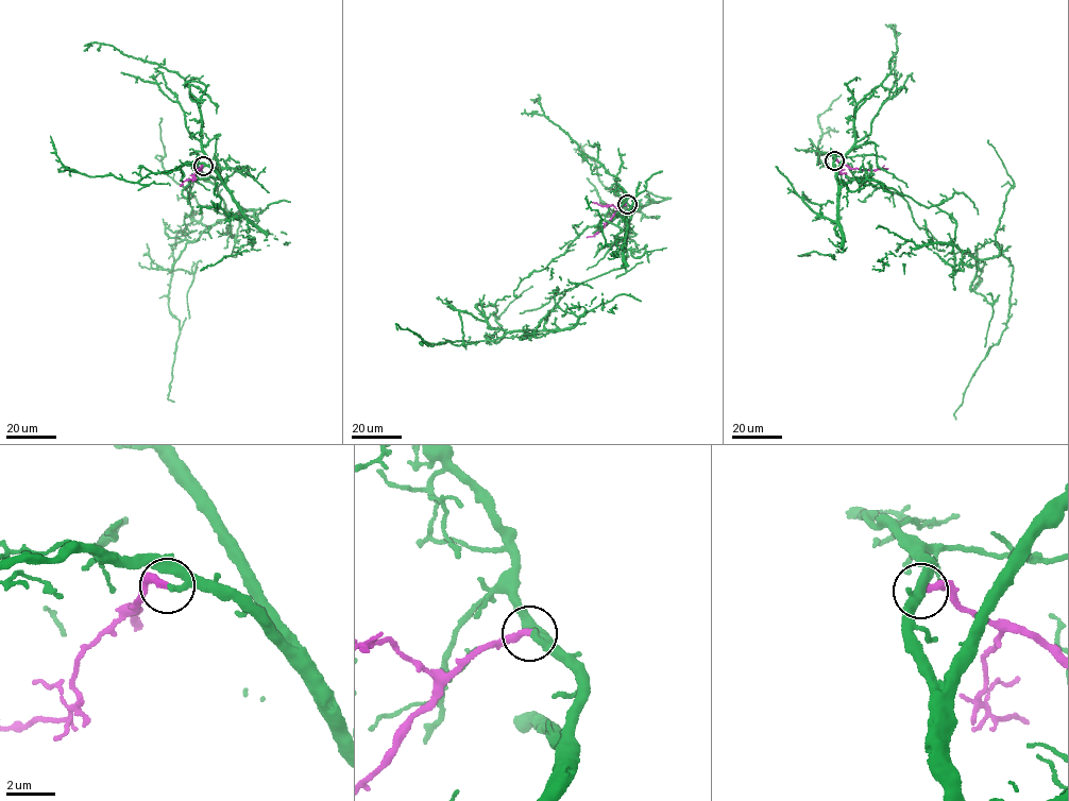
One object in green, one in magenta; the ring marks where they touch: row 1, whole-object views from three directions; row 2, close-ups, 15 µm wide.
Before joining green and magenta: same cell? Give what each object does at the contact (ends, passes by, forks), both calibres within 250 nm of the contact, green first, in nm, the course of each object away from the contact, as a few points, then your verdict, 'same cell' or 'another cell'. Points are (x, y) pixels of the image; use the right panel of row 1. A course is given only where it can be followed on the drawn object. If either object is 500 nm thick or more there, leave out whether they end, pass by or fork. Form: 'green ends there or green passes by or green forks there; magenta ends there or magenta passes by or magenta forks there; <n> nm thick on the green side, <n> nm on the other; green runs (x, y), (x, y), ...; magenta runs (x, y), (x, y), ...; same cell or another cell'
green passes by; magenta ends there; 240 nm thick on the green side, 280 nm on the other; green runs (834, 160), (840, 187), (869, 176), (934, 205), (954, 220), (959, 248), (1012, 265), (1006, 327), (955, 419); magenta runs (834, 160), (852, 169), (887, 168); same cell

